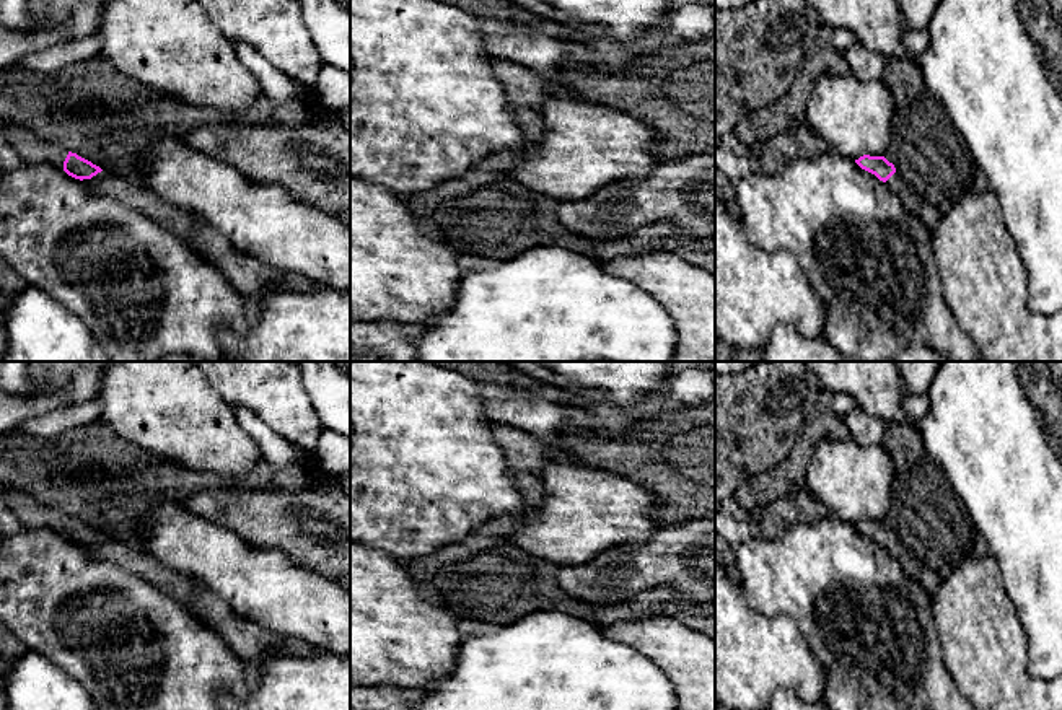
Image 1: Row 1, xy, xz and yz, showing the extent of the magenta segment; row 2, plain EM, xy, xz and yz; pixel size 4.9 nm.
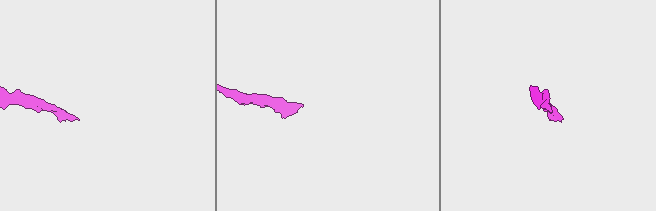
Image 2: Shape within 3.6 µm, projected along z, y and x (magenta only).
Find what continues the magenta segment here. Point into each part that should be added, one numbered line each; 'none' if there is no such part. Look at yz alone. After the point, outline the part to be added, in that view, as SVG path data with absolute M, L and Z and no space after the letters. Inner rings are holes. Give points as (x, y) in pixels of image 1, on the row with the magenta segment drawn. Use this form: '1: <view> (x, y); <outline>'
1: yz (929, 215); M896 171L888 181L888 187L899 197L902 205L915 217L920 218L920 221L933 231L933 228L938 225L941 215L938 210L930 205L927 200L924 200Z

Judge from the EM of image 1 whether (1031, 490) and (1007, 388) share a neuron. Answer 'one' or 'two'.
one

